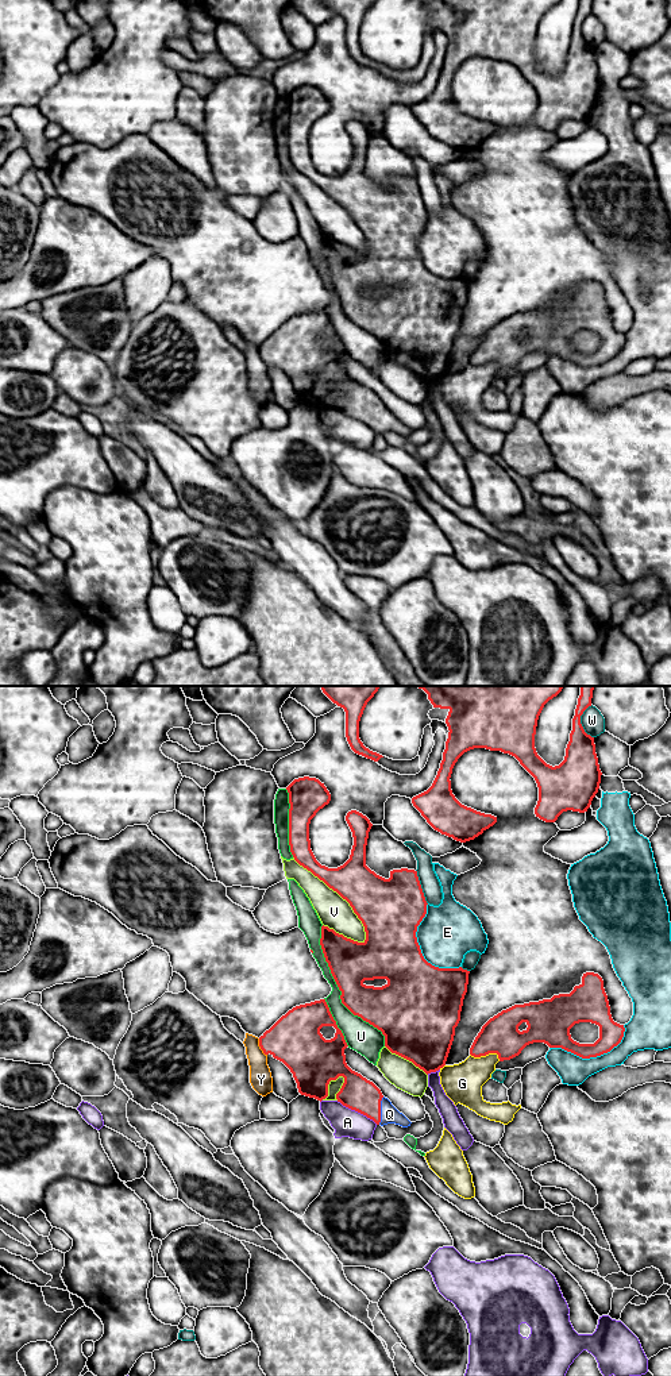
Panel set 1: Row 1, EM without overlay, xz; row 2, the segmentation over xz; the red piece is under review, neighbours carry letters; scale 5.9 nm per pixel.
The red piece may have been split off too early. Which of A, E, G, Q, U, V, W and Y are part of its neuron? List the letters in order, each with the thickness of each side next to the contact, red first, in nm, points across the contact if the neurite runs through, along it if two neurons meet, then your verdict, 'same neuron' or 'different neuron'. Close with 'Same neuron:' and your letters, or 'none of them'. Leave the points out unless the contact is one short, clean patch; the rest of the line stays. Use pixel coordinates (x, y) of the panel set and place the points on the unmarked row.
A: 200/170 nm | different neuron
E: 360/340 nm | different neuron
G: 220/240 nm | different neuron
Q: 200/110 nm | across xz (357, 401), (380, 419), (389, 423) | same neuron
U: 260/150 nm | different neuron
V: 300/190 nm | different neuron
W: 200/140 nm | along xz (589, 14), (581, 24), (581, 34), (593, 46) | different neuron
Y: 300/130 nm | different neuron
Same neuron: Q

